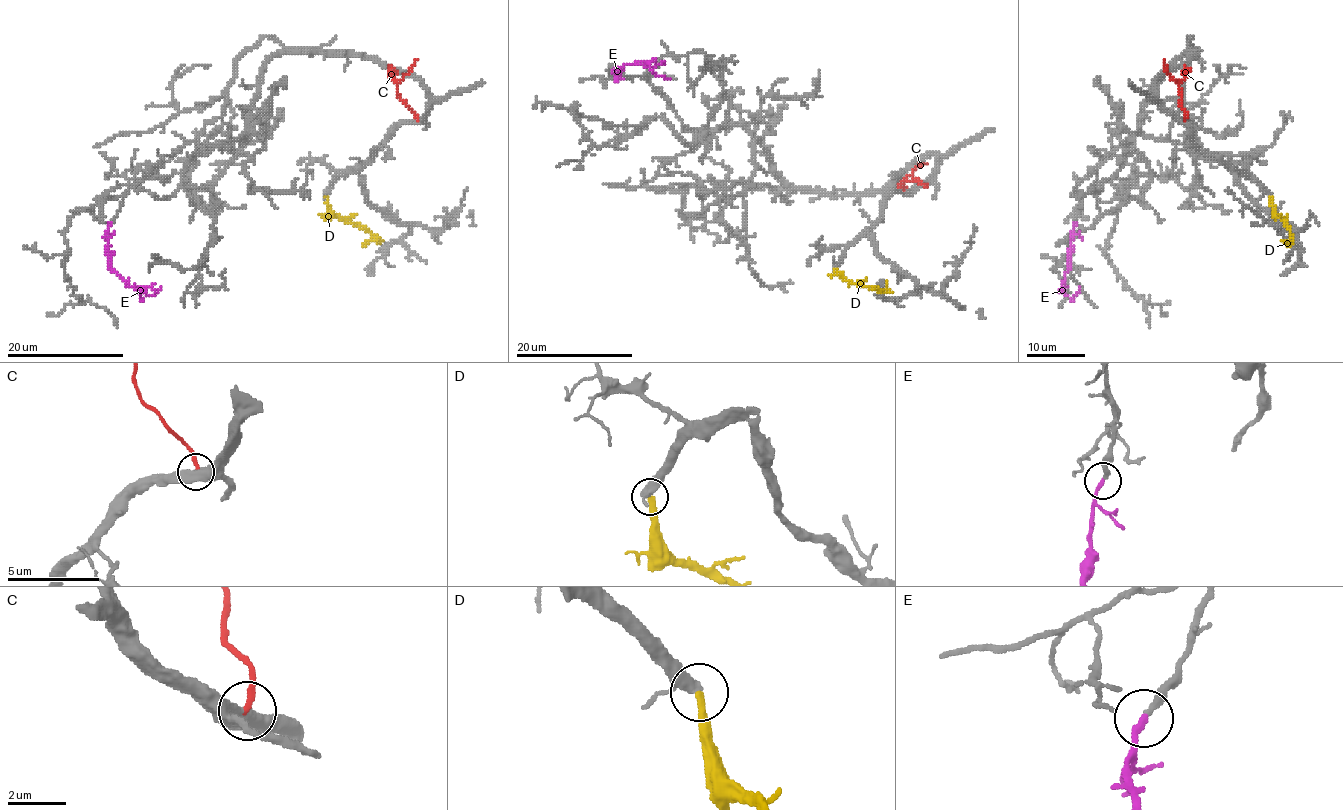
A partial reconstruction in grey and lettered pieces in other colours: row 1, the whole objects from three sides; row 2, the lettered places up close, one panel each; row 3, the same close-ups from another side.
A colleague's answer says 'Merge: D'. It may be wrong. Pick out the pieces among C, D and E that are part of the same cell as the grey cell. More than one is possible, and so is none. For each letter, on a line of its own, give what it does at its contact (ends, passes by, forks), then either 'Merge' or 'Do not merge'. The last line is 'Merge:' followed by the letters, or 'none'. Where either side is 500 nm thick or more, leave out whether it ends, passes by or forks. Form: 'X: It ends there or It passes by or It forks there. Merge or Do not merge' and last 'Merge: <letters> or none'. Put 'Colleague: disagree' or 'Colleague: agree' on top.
Colleague: disagree
C: Do not merge
D: It ends there. Do not merge
E: It ends there. Merge
Merge: E

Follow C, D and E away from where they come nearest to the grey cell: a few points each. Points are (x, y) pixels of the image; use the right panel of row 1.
C: (1185, 120), (1179, 85), (1169, 76), (1163, 58)
D: (1270, 195), (1271, 209), (1286, 223), (1290, 236), (1281, 239)
E: (1076, 223), (1070, 265), (1061, 289), (1071, 299), (1080, 287)

